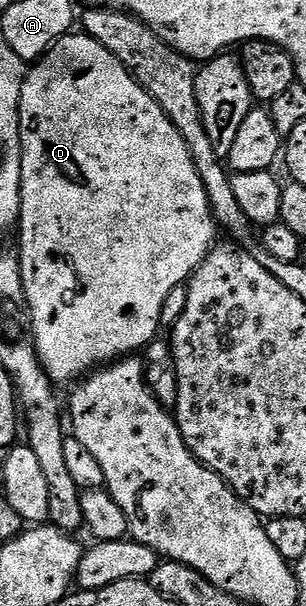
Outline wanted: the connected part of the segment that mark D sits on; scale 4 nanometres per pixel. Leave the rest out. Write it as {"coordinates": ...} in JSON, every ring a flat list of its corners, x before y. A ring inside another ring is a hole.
{"coordinates":[[83,32,65,34,25,73,20,105,20,155,22,204,18,223,18,255,24,301,26,309,32,313,30,337,36,344,36,355,44,365,49,380,53,384,75,383,97,368,104,368,125,356,143,351,157,337,156,330,161,329,160,313,162,304,166,304,166,296,170,296,174,288,185,285,202,264,202,260,212,251,212,247,217,245,218,227,212,216,202,176,198,176,198,168,194,168,190,148,186,148,186,140,182,140,178,128,174,128,166,112,162,112,162,108,148,95,148,91,136,83,136,77,113,54,106,52,106,48,98,44,98,40]]}

